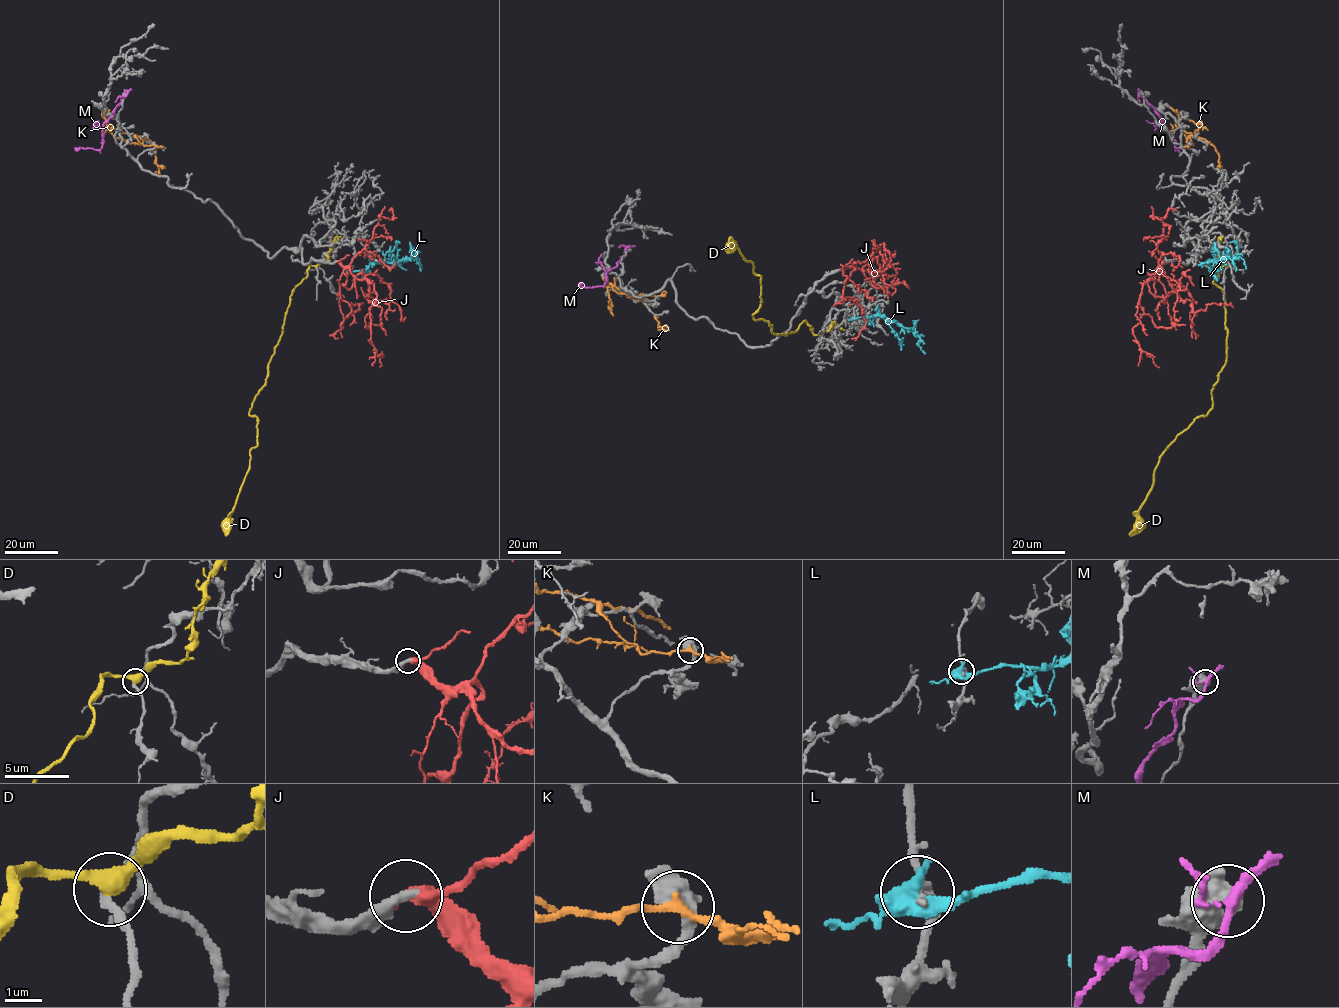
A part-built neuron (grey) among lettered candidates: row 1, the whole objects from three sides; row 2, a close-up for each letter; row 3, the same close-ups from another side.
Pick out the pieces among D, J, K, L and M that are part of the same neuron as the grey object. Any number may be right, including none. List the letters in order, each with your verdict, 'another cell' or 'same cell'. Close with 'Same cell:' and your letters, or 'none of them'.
D: another cell
J: same cell
K: another cell
L: another cell
M: another cell
Same cell: J

